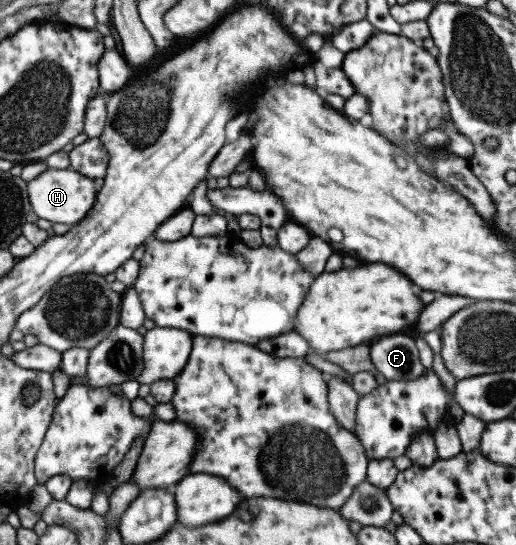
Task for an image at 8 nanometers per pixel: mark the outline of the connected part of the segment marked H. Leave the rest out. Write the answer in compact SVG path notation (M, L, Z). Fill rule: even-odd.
M69 167L66 169L46 168L38 176L26 182L27 199L30 210L39 219L51 223L64 223L73 226L92 208L97 194L94 183L89 177L76 173Z

